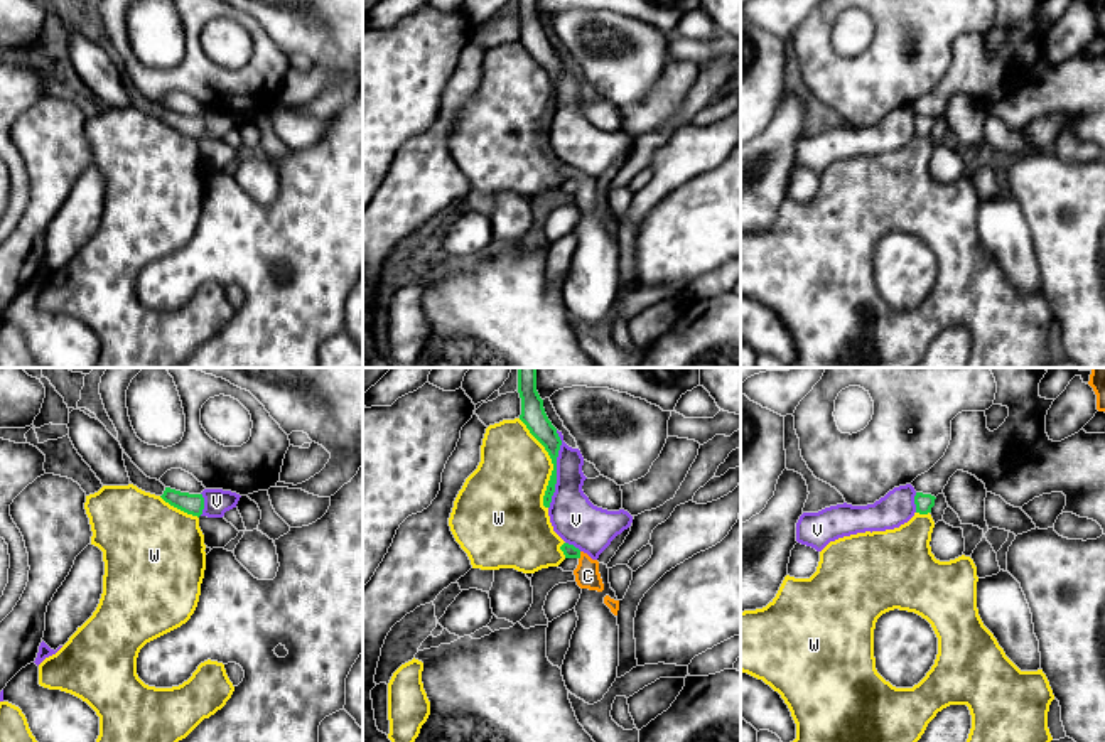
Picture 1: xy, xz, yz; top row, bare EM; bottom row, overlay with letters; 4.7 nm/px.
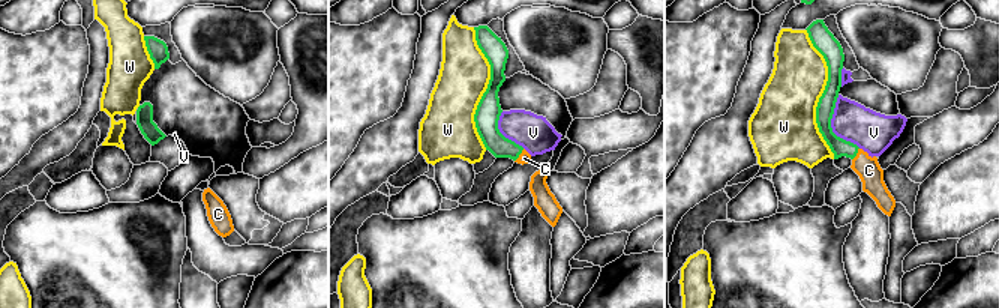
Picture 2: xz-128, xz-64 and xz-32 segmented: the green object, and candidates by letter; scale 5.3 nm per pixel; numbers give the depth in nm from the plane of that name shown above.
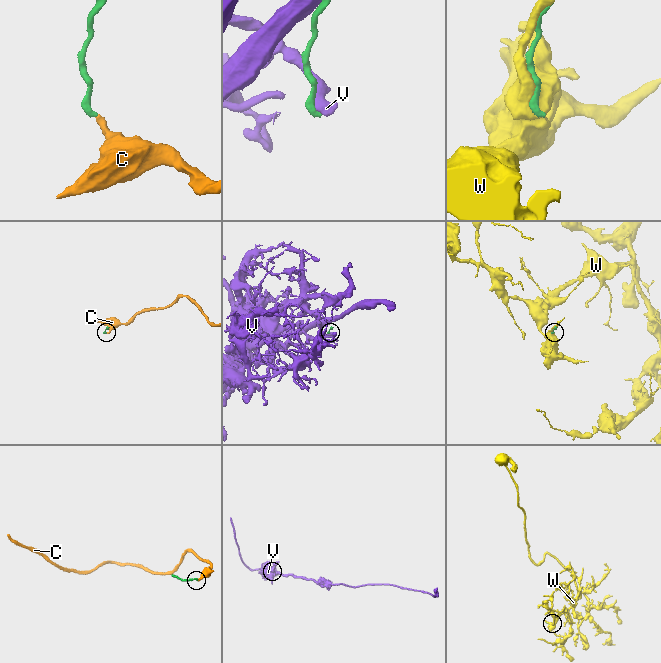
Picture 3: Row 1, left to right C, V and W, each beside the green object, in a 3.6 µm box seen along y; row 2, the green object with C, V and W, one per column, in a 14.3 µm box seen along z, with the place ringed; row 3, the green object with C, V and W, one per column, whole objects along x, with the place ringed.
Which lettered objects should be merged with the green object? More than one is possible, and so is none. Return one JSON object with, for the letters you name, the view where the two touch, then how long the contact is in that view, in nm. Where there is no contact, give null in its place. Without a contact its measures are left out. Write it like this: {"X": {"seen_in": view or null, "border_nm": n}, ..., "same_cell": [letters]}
{"C": {"seen_in": "xz", "border_nm": 40}, "same_cell": ["C"]}

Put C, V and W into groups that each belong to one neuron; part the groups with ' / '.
C / V / W

